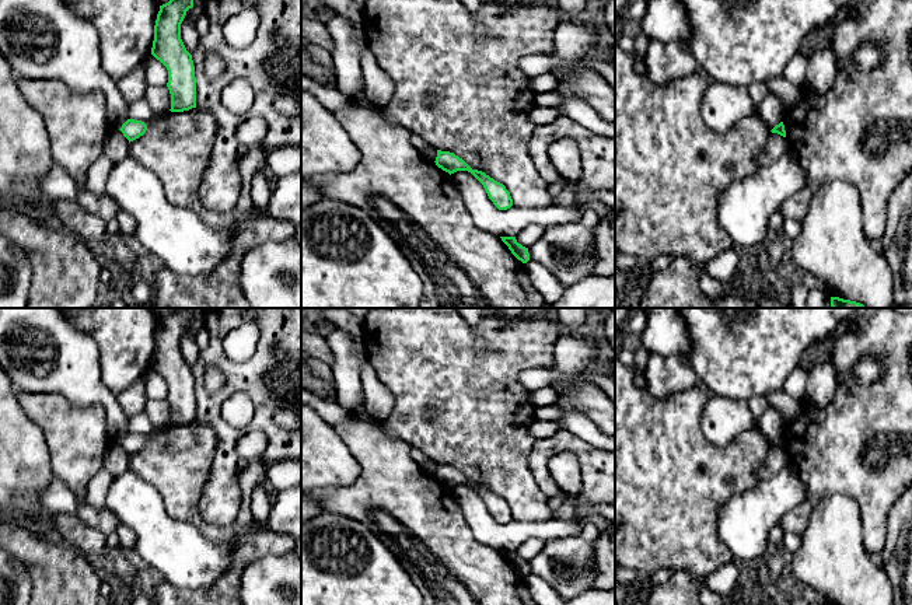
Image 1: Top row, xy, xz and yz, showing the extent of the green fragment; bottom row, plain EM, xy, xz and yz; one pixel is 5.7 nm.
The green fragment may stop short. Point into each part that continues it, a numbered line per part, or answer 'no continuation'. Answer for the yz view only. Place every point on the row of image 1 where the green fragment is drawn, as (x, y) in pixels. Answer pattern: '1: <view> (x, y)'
no continuation

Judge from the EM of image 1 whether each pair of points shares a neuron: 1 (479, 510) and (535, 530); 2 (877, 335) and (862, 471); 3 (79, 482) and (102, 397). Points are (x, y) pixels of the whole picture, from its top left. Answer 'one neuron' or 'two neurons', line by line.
1: one neuron
2: one neuron
3: two neurons

